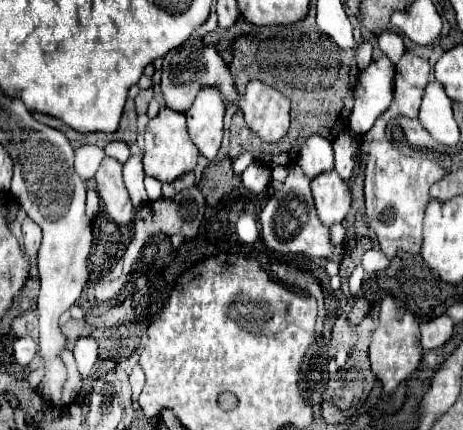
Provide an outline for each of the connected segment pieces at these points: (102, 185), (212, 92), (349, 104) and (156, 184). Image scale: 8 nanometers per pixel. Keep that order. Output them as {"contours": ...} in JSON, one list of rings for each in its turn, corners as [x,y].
{"contours":[[[[105,157],[95,173],[97,193],[105,205],[105,213],[117,225],[129,225],[135,219],[137,207],[133,205],[129,191],[121,179],[121,163],[113,157]]],[[[201,87],[187,115],[187,129],[199,153],[207,159],[215,159],[223,139],[225,101],[219,87]]],[[[315,1],[309,7],[309,13],[305,19],[287,25],[287,27],[261,27],[259,33],[255,35],[243,35],[237,37],[233,43],[233,61],[229,63],[229,71],[235,79],[237,85],[237,93],[243,95],[247,83],[251,79],[259,79],[267,85],[271,85],[275,91],[279,91],[281,95],[285,95],[291,101],[291,127],[289,127],[289,135],[297,135],[297,139],[289,139],[285,137],[283,141],[275,143],[275,145],[267,145],[263,141],[259,141],[257,137],[251,137],[249,131],[233,131],[231,137],[231,159],[237,159],[241,153],[249,151],[253,153],[253,157],[261,163],[267,163],[269,167],[277,167],[277,165],[291,165],[301,149],[301,143],[305,139],[309,139],[311,135],[323,135],[325,139],[335,141],[337,133],[343,131],[347,127],[347,119],[349,113],[353,109],[353,87],[357,83],[359,77],[359,69],[357,69],[357,61],[355,61],[355,53],[357,49],[341,49],[337,47],[337,43],[333,39],[329,39],[325,33],[321,33],[317,29],[315,23]]],[[[147,175],[147,177],[145,177],[145,189],[147,189],[147,195],[149,195],[151,201],[161,197],[161,181],[159,181],[159,179]]]]}

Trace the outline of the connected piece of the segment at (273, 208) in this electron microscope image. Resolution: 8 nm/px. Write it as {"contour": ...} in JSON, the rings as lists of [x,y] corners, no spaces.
{"contour":[[[289,167],[289,175],[283,183],[283,189],[277,191],[259,215],[261,239],[263,243],[277,253],[303,253],[309,257],[329,257],[333,245],[329,245],[329,229],[319,223],[313,197],[309,191],[309,179],[299,167]]]}

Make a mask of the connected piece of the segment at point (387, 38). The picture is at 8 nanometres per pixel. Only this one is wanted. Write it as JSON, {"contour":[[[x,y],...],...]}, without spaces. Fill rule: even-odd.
{"contour":[[[383,31],[383,33],[377,37],[377,41],[379,41],[379,49],[391,59],[393,65],[397,65],[399,59],[403,57],[403,53],[405,53],[405,45],[403,45],[401,35],[397,35],[397,33],[393,33],[393,31]]]}

